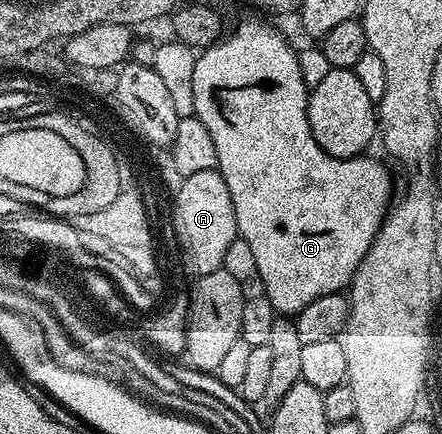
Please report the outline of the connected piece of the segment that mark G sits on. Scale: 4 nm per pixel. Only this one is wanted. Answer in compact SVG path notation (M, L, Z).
M244 21L229 37L228 34L221 36L215 45L203 50L197 56L194 67L194 115L214 138L214 151L218 151L216 168L219 169L222 179L226 179L226 187L230 187L230 199L234 203L236 232L250 247L254 260L258 263L258 275L262 275L262 283L266 283L266 295L270 295L270 303L280 315L298 314L307 305L314 303L314 299L322 299L322 295L347 290L359 274L362 259L366 251L370 251L394 201L392 177L382 162L375 161L374 158L368 157L369 155L332 157L314 139L310 131L310 119L306 108L306 86L296 55L297 50L288 46L287 39L274 26L267 25L264 21Z

